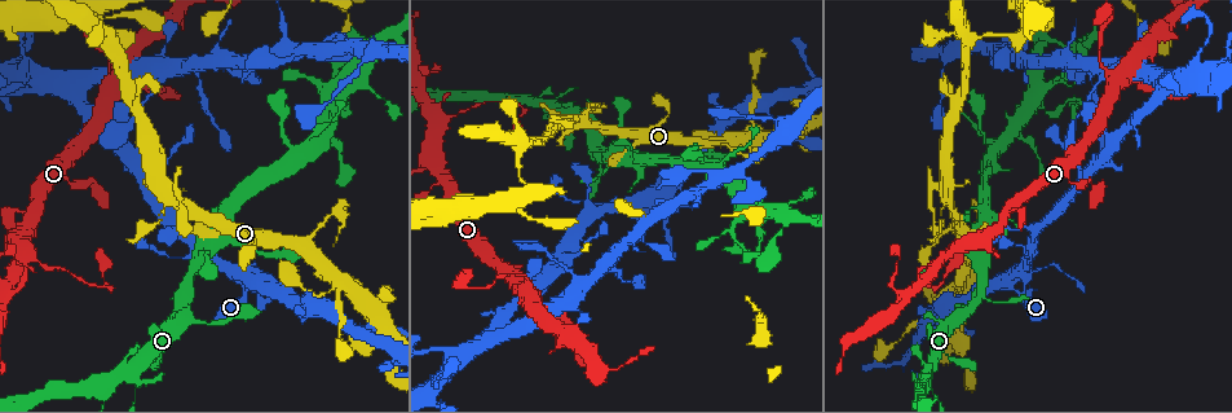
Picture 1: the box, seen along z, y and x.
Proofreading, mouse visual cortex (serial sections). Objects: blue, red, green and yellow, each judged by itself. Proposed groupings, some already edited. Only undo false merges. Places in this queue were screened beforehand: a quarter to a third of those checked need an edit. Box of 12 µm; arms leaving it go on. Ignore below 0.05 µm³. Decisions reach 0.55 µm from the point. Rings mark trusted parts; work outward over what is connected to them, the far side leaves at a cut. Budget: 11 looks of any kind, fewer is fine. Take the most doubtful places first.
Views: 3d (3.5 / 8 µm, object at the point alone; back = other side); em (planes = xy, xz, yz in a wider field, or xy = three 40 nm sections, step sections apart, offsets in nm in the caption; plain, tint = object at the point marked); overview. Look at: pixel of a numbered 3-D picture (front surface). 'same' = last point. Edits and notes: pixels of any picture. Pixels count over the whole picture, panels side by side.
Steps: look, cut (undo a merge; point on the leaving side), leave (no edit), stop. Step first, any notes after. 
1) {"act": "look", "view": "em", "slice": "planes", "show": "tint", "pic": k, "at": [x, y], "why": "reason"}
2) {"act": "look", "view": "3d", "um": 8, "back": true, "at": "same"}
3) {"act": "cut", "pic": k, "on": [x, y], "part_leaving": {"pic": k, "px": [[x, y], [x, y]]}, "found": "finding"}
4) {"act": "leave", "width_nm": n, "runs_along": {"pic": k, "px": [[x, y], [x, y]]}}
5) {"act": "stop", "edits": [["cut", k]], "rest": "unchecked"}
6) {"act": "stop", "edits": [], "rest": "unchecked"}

{"act": "look", "view": "3d", "um": 8, "pic": 1, "at": [1099, 49], "why": "thin neck"}

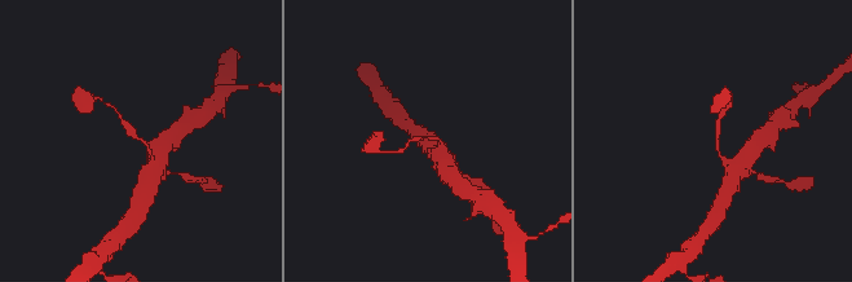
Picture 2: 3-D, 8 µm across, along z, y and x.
{"act": "look", "view": "3d", "um": 3.5, "pic": 2, "at": [719, 140], "why": "closer look"}

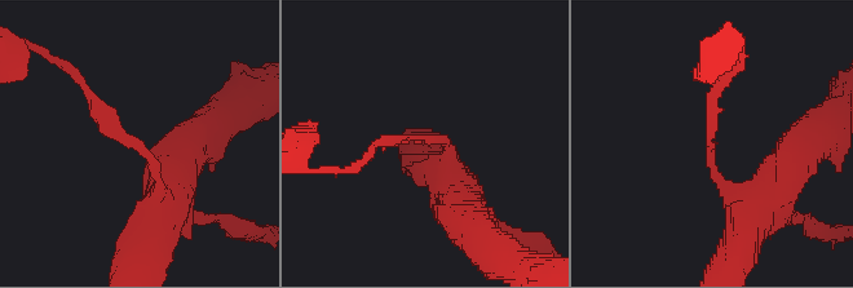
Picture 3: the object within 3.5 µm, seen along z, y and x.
{"act": "look", "view": "em", "slice": "planes", "show": "tint", "pic": 3, "at": [713, 143], "arm_widths_nm": [150, 150], "why": "need the tissue"}

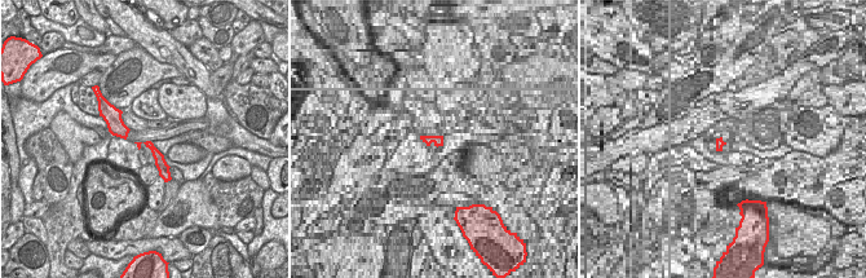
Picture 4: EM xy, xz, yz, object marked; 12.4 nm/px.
{"act": "leave", "runs_along": {"pic": 3, "px": [[159, 212], [151, 156], [76, 74]]}, "found": "one cell here"}

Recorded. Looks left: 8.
{"act": "look", "view": "3d", "um": 3.5, "back": true, "pic": 1, "at": [519, 99], "why": "thick turns thin"}

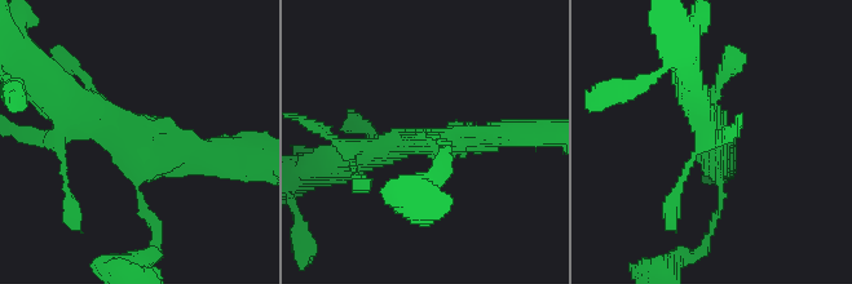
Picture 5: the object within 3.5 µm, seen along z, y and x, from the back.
{"act": "look", "view": "em", "slice": "xy", "step": 1, "show": "tint", "pic": 5, "at": [143, 148], "why": "now the EM"}

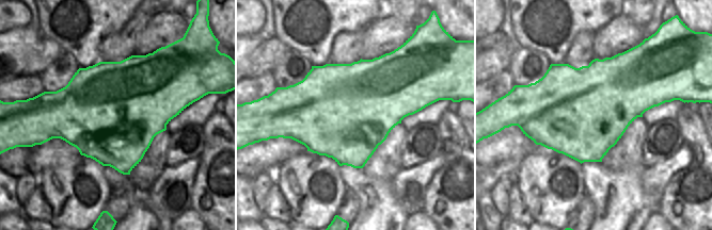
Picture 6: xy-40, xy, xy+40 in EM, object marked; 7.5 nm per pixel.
{"act": "leave", "found": "one cell here"}

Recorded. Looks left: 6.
{"act": "look", "view": "3d", "um": 8, "back": true, "pic": 1, "at": [580, 123], "why": "three-way junction"}

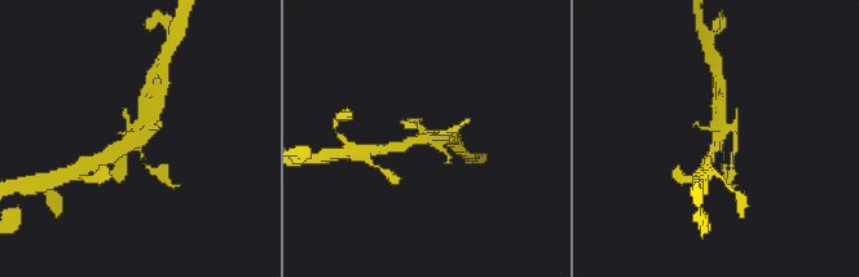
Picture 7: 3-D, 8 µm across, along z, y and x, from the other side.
{"act": "look", "view": "3d", "um": 3.5, "pic": 7, "at": [721, 138]}

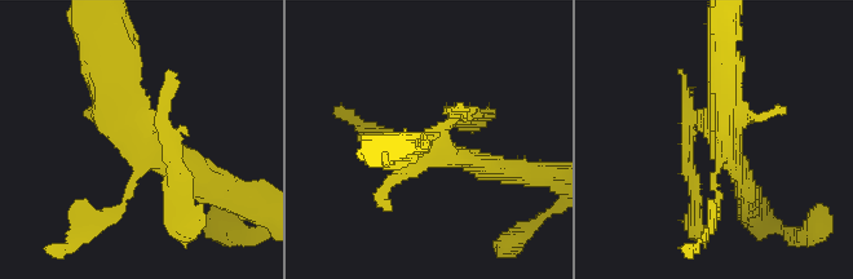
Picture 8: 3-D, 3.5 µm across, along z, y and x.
{"act": "look", "view": "em", "slice": "xy", "step": 3, "show": "tint", "pic": 8, "at": [726, 138]}

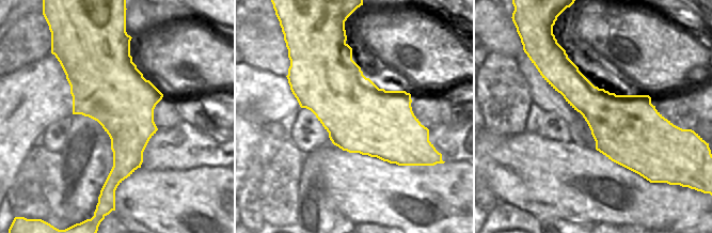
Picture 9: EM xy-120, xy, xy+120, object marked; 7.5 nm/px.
{"act": "cut", "pic": 8, "on": [692, 172], "part_leaving": {"pic": 8, "px": [[695, 120], [685, 160], [699, 235]]}, "found": "a second cell is stuck on"}

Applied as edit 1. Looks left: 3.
{"act": "look", "view": "overview"}

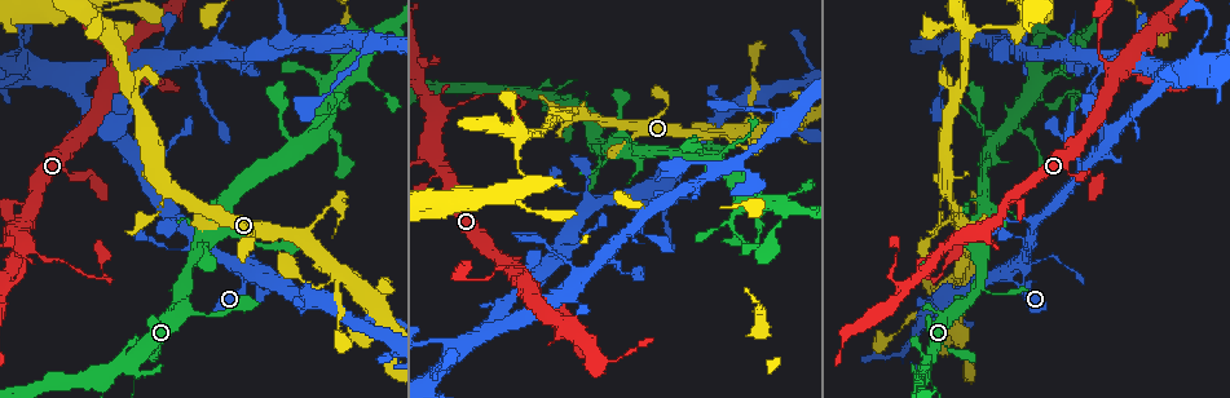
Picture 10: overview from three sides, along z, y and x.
{"act": "look", "view": "3d", "um": 8, "pic": 10, "at": [718, 134], "why": "small branch off a trunk"}

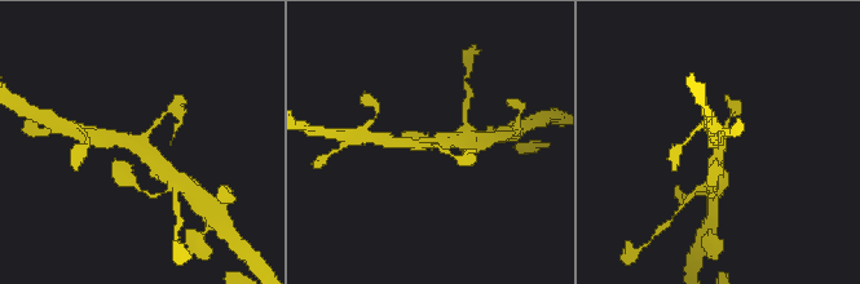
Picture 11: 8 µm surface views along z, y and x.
{"act": "look", "view": "3d", "um": 3.5, "pic": 11, "at": [717, 148], "why": "zoom in"}

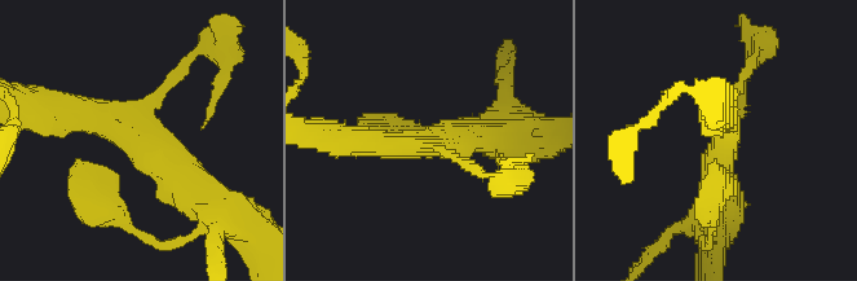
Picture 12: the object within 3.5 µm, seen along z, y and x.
{"act": "leave", "runs_along": {"pic": 12, "px": [[45, 115], [106, 119], [197, 194]]}, "found": "one cell here"}

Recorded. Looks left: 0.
{"act": "stop", "edits": [["cut", 8]], "rest": "unchecked"}

